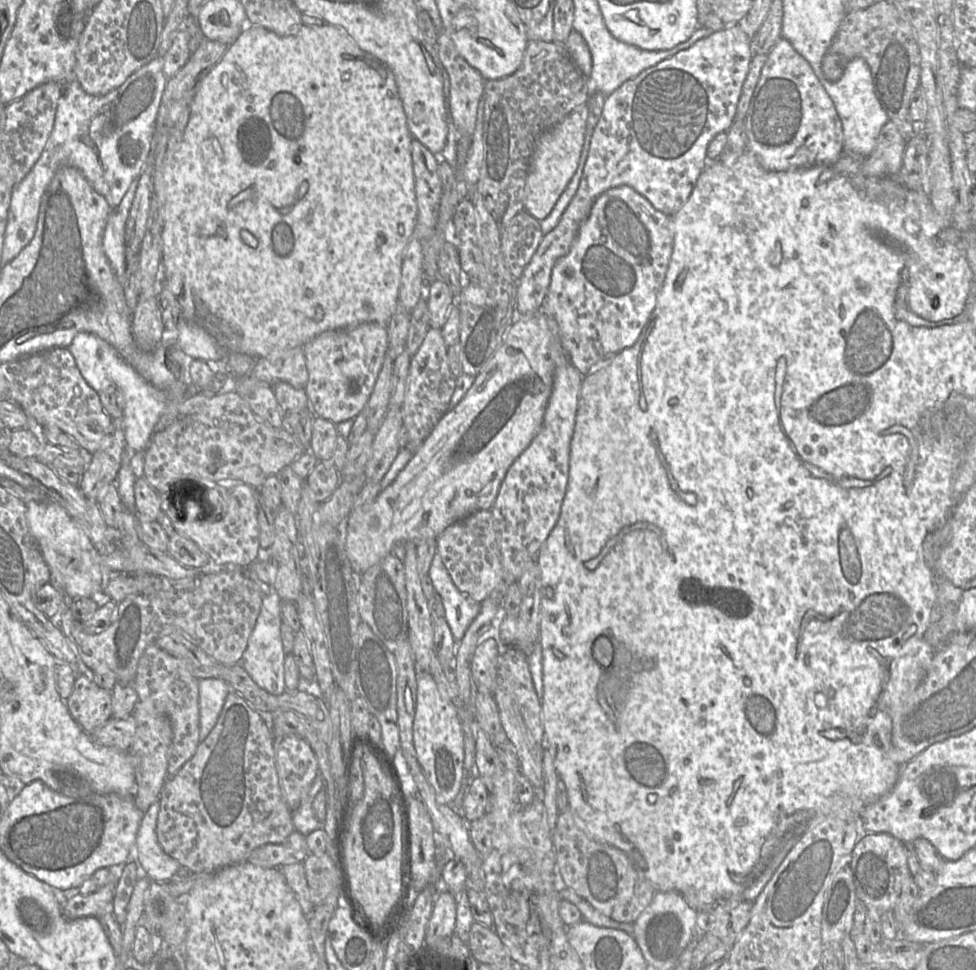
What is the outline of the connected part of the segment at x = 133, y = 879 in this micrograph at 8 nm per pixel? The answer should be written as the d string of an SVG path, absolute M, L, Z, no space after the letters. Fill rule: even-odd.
M129 860L117 881L112 903L112 914L120 926L123 926L125 922L131 894L141 875L144 874L140 871L139 864L135 860Z

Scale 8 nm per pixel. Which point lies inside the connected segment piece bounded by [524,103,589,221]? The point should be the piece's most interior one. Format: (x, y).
(556, 154)

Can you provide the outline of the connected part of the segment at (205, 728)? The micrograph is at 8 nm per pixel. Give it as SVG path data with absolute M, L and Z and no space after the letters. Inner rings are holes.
M223 679L199 680L199 739L202 742L214 728L224 706L230 685Z

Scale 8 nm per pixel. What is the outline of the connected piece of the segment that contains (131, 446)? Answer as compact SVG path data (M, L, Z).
M78 333L67 349L73 356L81 376L97 394L104 390L115 389L117 404L123 407L122 427L127 448L130 452L145 451L154 428L167 406L166 393L143 379L121 358L112 345L94 334Z

